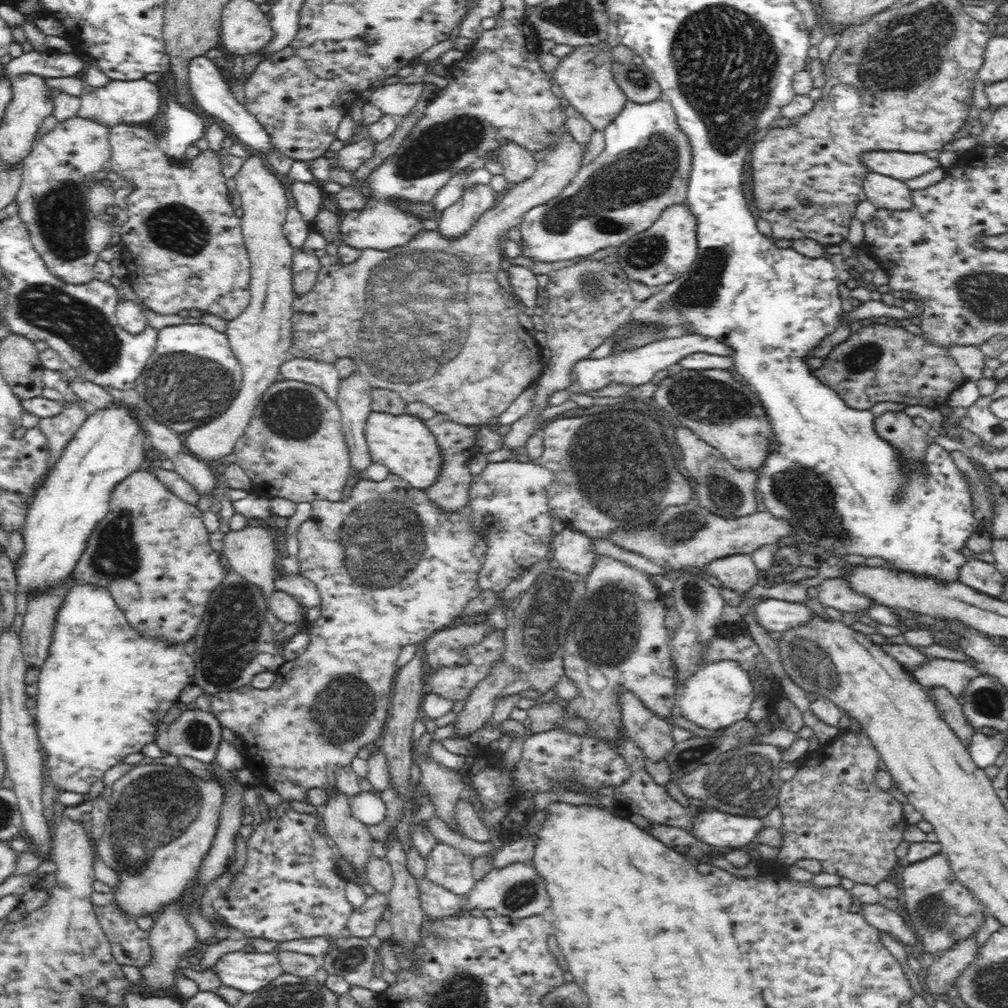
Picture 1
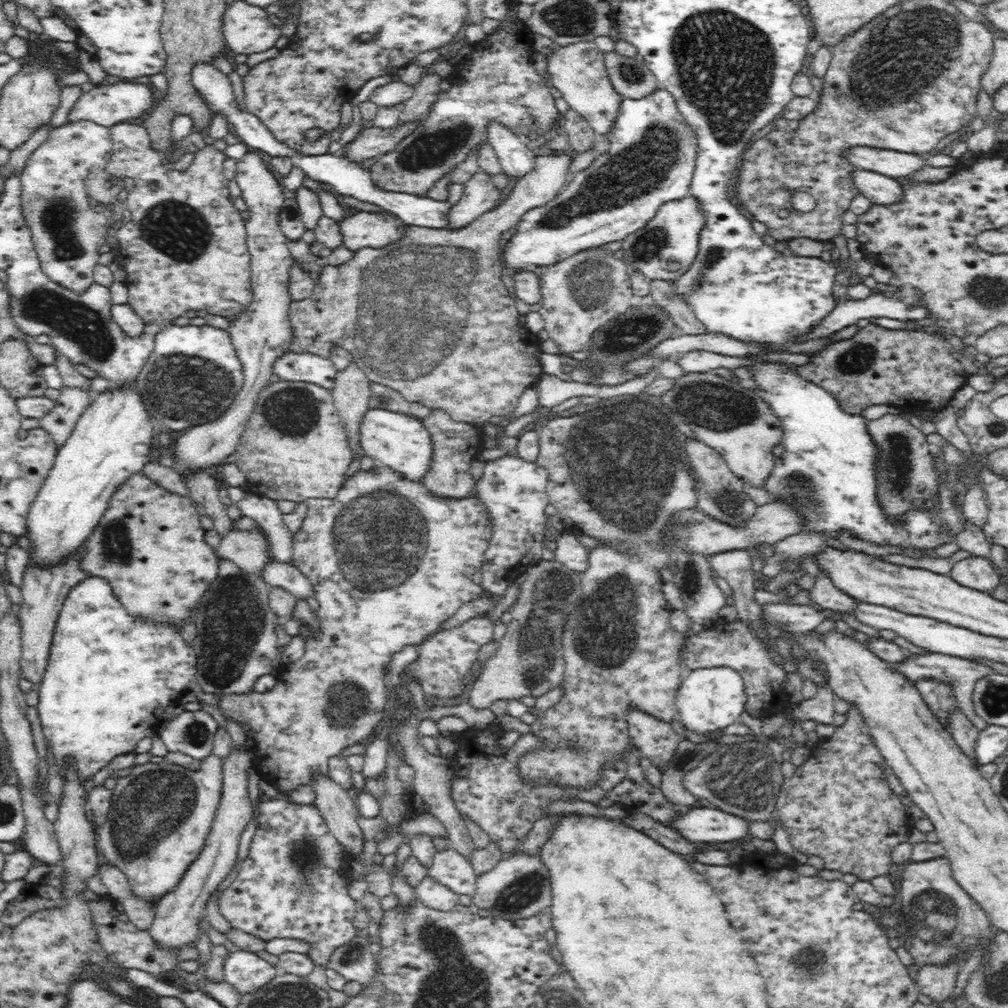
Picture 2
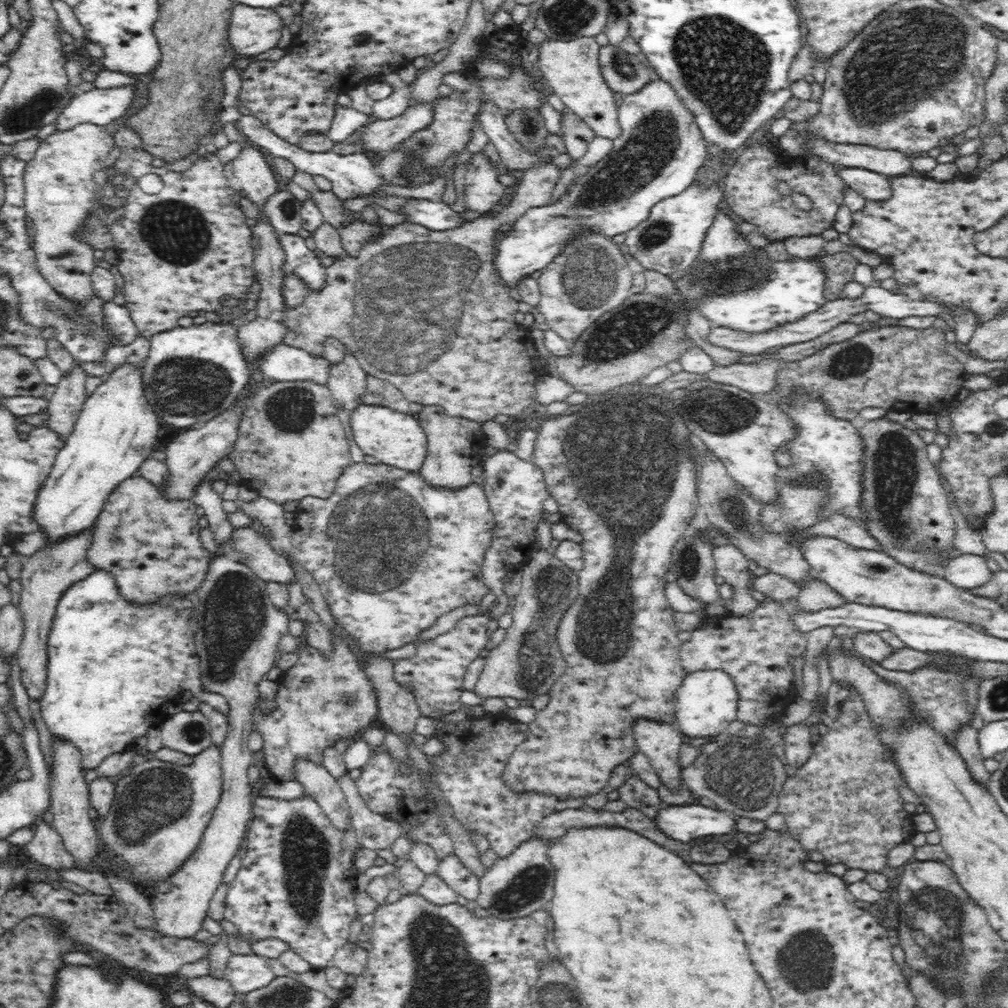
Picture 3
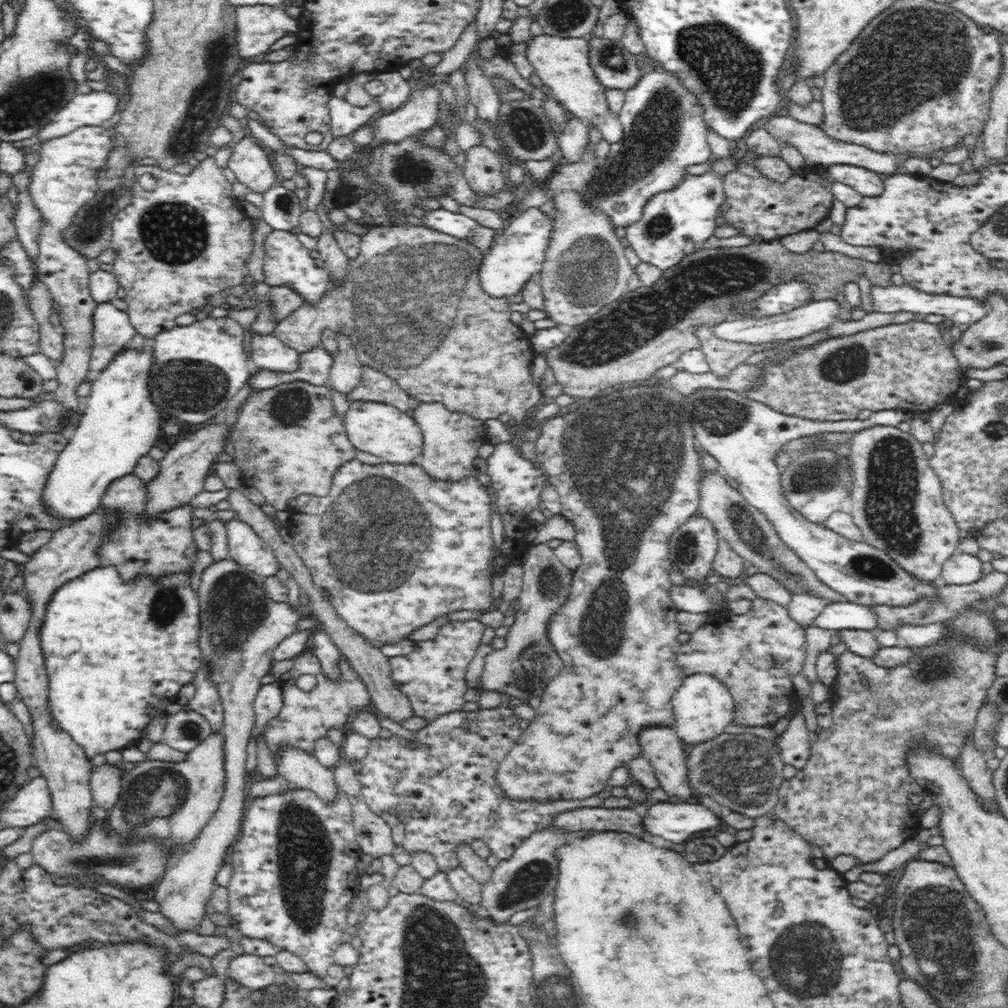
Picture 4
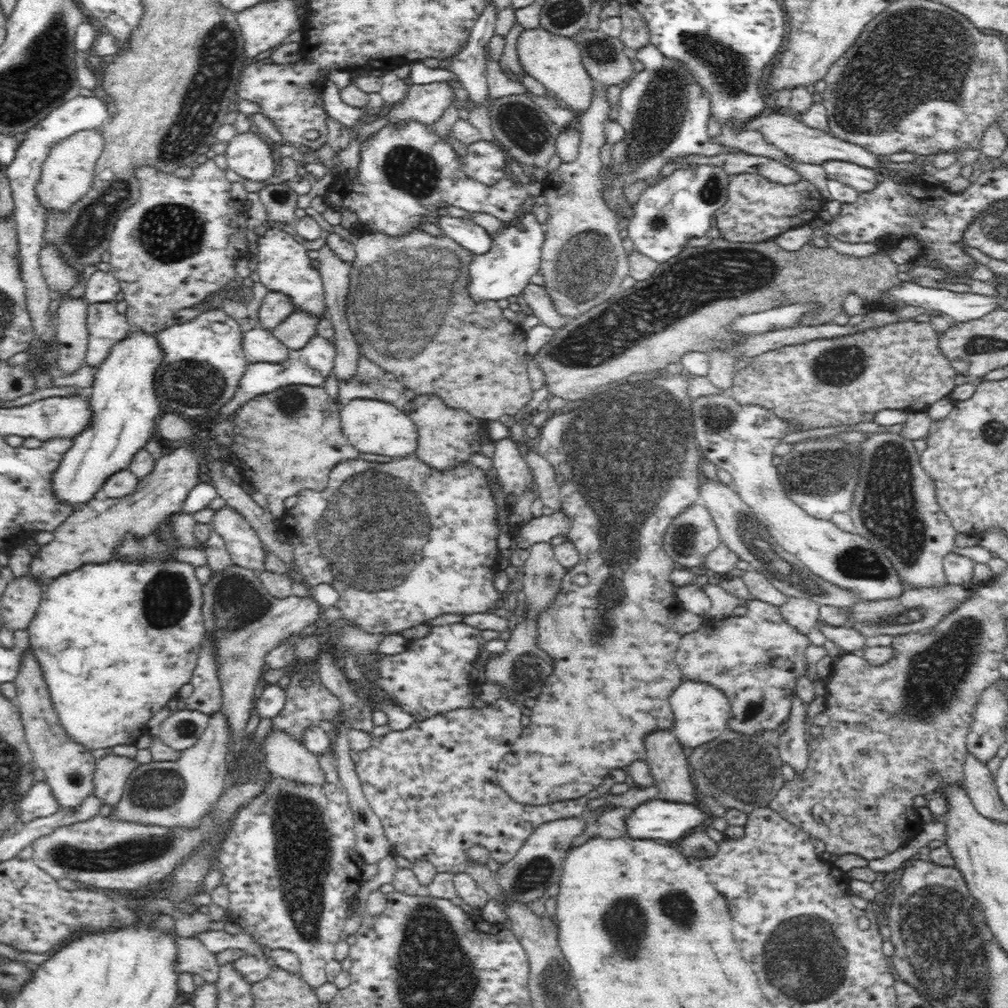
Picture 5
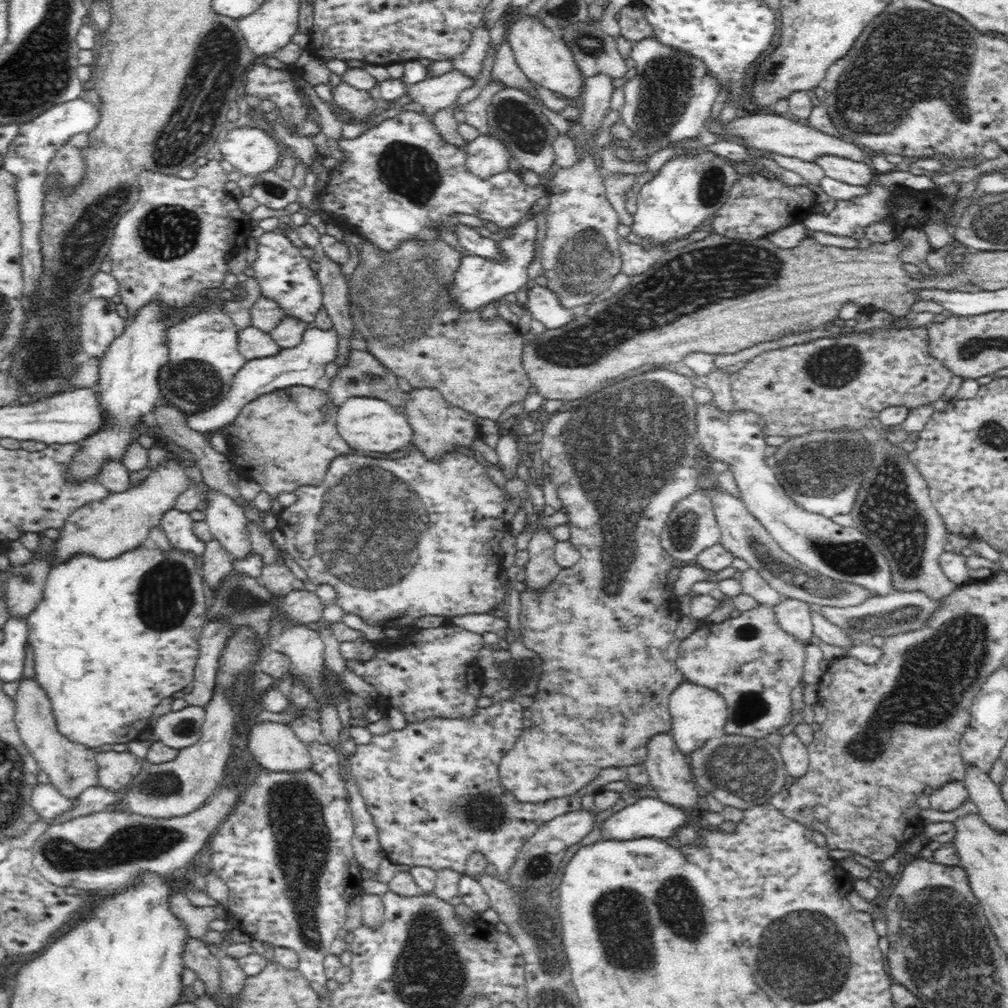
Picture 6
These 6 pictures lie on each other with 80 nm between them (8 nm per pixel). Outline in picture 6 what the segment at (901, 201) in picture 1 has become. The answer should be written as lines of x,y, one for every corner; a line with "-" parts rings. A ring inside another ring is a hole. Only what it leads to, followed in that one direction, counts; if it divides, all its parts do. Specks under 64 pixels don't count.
822,155
814,160
822,167
826,177
833,178
852,186
869,186
872,173
868,162
854,161
836,155

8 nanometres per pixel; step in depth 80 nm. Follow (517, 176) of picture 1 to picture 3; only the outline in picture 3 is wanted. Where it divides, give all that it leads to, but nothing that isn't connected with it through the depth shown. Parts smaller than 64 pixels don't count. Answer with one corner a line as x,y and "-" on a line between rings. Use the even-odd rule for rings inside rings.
482,101
478,116
479,123
489,142
492,142
500,154
501,162
510,170
518,174
532,168
538,161
538,157
526,152
507,129
507,124
500,109
492,101

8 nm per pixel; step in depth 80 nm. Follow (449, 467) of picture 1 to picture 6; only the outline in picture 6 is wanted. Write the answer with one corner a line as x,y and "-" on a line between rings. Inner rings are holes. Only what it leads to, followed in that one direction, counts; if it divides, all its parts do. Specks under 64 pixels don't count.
415,388
410,392
405,392
405,406
402,410
413,430
414,449
420,450
429,460
440,460
446,454
458,452
460,446
472,448
473,442
481,439
480,430
476,423
477,417
456,406
452,407
436,388

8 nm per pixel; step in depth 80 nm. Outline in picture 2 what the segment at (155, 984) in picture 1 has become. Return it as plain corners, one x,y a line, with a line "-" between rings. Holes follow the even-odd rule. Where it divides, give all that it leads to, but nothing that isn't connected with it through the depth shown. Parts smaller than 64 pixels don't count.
233,748
223,760
221,799
204,846
182,875
176,890
162,896
152,906
154,921
148,932
158,945
167,950
180,950
197,940
201,934
200,928
204,925
200,914
206,909
213,891
218,889
219,883
230,874
235,864
240,846
240,834
244,832
255,812
255,807
248,797
247,771
252,765
252,758
254,758
252,751

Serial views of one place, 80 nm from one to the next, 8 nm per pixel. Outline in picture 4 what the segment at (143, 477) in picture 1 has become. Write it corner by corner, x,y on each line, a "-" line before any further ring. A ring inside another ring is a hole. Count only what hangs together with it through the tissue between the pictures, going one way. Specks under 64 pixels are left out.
133,473
124,478
114,480
106,494
101,498
104,511
118,513
118,520
110,526
107,542
99,547
99,558
105,566
112,565
118,569
124,581
131,581
134,577
146,575
155,579
172,573
188,573
191,575
192,562
198,552
194,540
192,525
194,508
189,504
166,510
156,518
145,518
146,482

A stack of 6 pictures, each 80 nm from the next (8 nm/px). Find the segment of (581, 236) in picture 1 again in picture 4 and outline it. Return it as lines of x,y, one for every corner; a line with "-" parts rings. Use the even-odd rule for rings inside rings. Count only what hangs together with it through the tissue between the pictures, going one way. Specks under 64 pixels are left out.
642,56
651,67
644,73
635,85
625,90
624,103
618,118
623,126
623,137
618,143
611,143
610,152
606,158
598,162
592,182
584,194
587,204
604,212
614,228
628,228
634,224
644,212
646,201
654,194
674,188
686,175
686,167
692,164
703,164
708,161
712,150
706,141
708,127
702,119
704,106
700,105
698,97
688,91
680,80
671,72
667,72
660,62
-
533,207
524,211
518,218
512,218
508,227
499,233
477,268
480,288
485,292
486,296
500,298
500,296
509,297
520,294
522,286
530,280
530,277
542,270
553,227
551,216
552,214
545,215
538,207

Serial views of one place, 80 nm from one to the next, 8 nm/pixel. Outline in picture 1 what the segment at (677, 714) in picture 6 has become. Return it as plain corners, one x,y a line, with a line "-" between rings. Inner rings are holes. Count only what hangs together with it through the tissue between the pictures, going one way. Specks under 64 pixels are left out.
723,659
702,665
687,678
684,688
676,697
677,708
684,718
710,732
726,728
735,722
746,719
750,704
755,700
752,677
737,662

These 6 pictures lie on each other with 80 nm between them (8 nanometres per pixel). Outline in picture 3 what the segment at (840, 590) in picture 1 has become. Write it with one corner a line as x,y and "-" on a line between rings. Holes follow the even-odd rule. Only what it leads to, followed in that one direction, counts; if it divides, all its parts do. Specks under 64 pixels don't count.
818,578
810,581
797,594
797,610
804,612
818,612
827,608
836,608
847,600
832,590
825,582

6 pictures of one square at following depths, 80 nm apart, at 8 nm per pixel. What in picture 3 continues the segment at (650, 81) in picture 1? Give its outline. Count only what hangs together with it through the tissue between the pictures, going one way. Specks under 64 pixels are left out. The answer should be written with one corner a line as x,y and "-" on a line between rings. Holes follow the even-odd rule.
608,44
599,48
600,71
606,84
622,96
639,91
657,74
643,57
629,55
620,45

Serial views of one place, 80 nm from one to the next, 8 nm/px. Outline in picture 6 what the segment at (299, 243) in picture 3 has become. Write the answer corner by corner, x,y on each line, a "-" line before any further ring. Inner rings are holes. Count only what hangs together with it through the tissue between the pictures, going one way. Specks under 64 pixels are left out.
275,230
266,231
256,240
258,243
258,258
251,265
250,273
259,284
261,296
277,302
282,307
286,317
293,316
302,322
312,324
317,312
323,307
323,296
317,274
310,269
310,259
300,253
300,248
296,247
288,236

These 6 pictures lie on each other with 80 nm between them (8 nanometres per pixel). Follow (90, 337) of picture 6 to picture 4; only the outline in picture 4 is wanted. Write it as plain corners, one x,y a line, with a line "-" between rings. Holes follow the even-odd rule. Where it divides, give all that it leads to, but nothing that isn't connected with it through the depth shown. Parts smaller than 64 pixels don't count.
97,303
93,313
91,356
89,367
91,375
103,371
111,358
129,346
137,333
130,322
127,311
122,311
112,303

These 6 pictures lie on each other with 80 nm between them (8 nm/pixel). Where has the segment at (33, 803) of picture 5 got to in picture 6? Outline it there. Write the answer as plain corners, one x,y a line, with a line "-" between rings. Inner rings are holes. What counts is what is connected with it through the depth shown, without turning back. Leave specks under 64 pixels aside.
38,783
34,786
32,796
28,801
28,805
46,820
52,820
52,818
72,810
77,803
78,799
67,799
58,793
58,789
50,783

